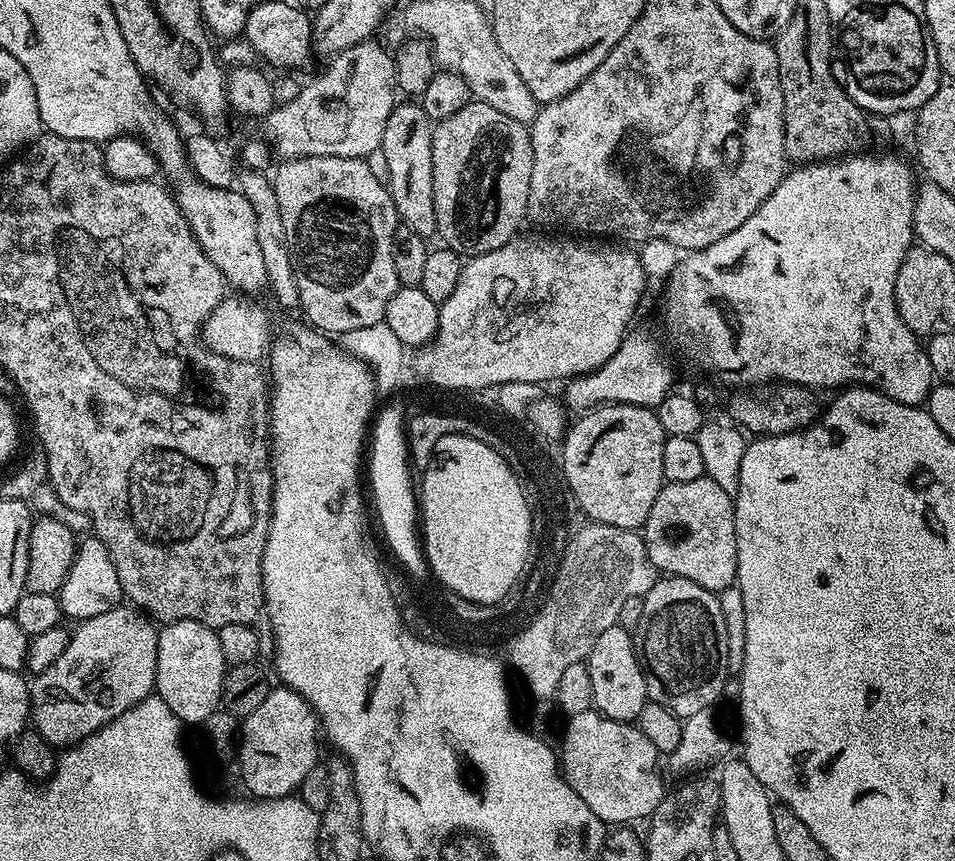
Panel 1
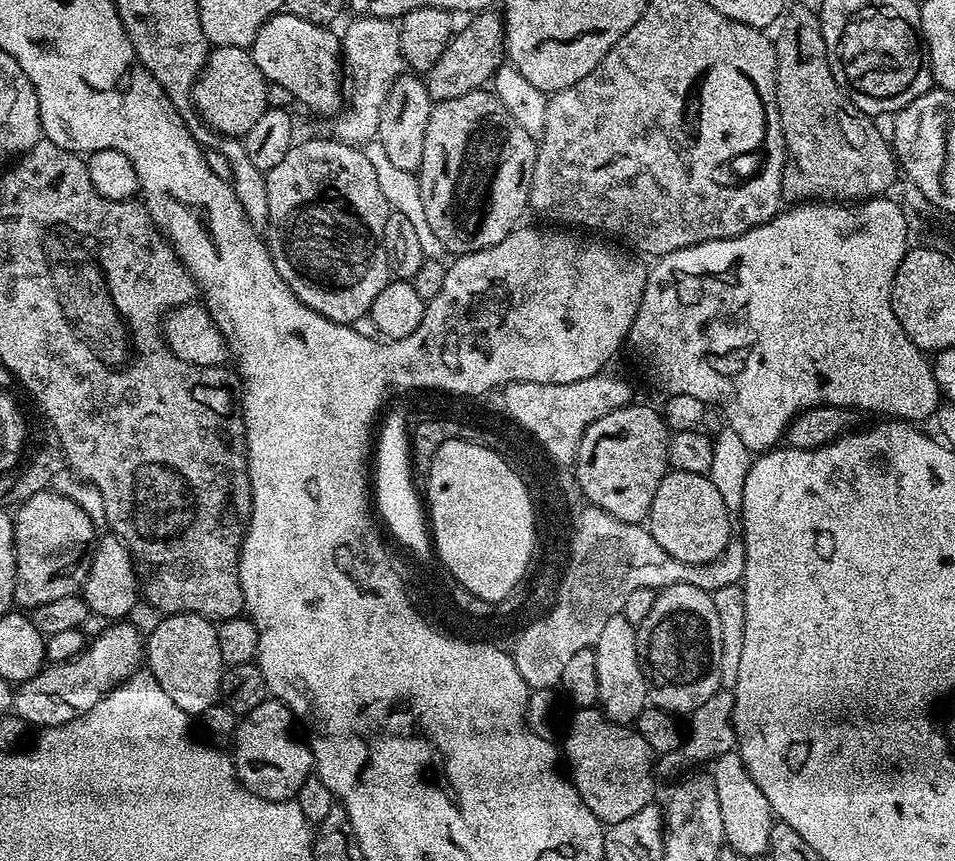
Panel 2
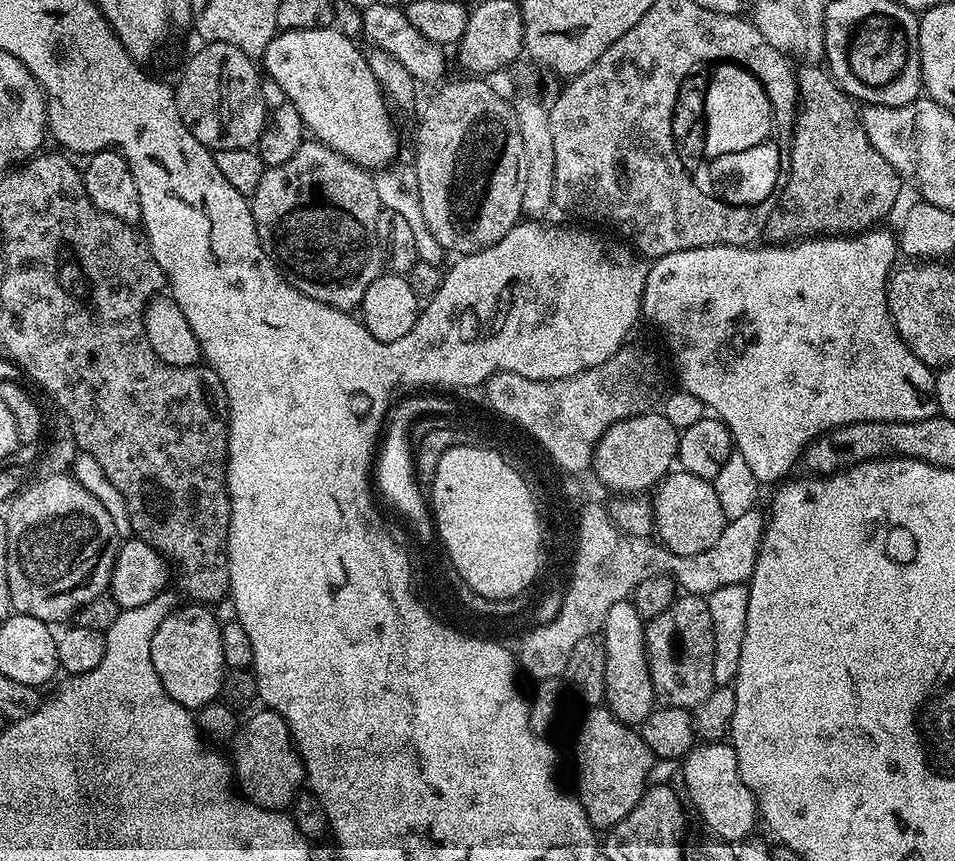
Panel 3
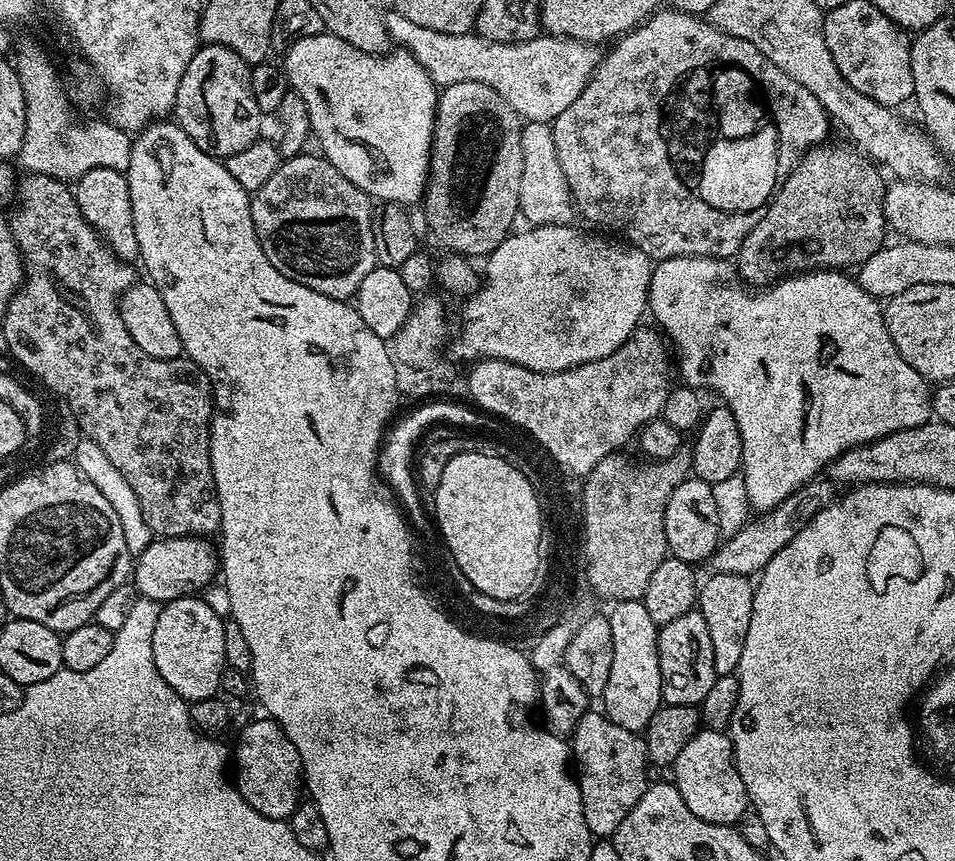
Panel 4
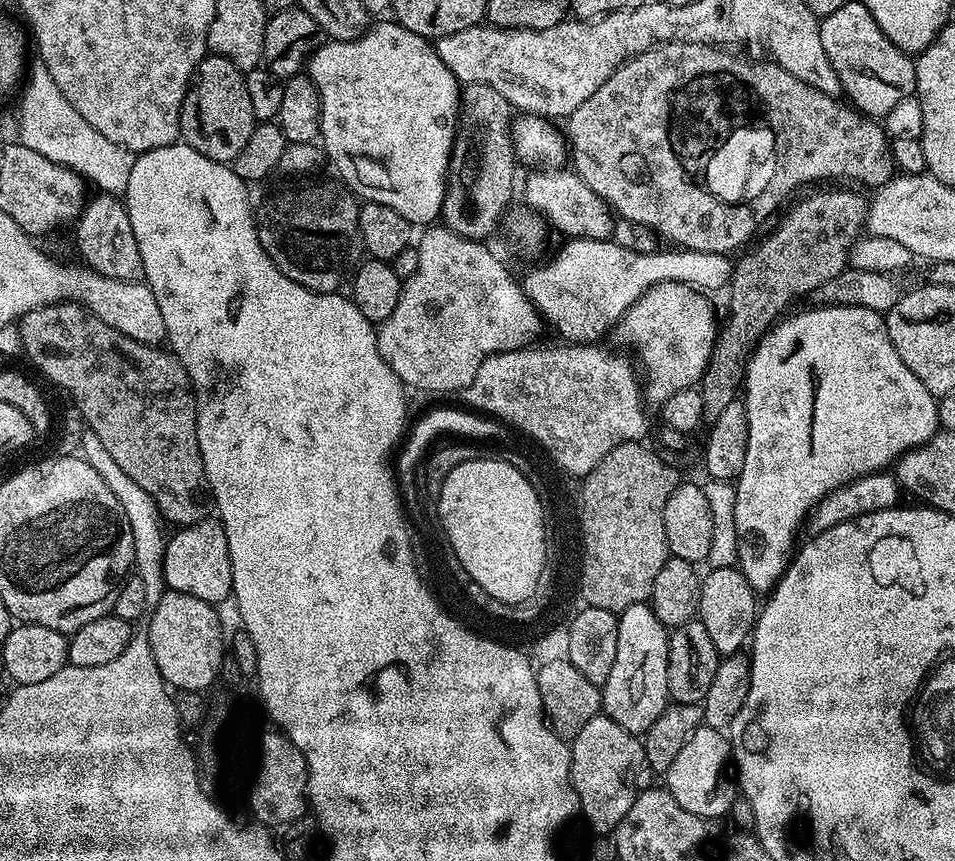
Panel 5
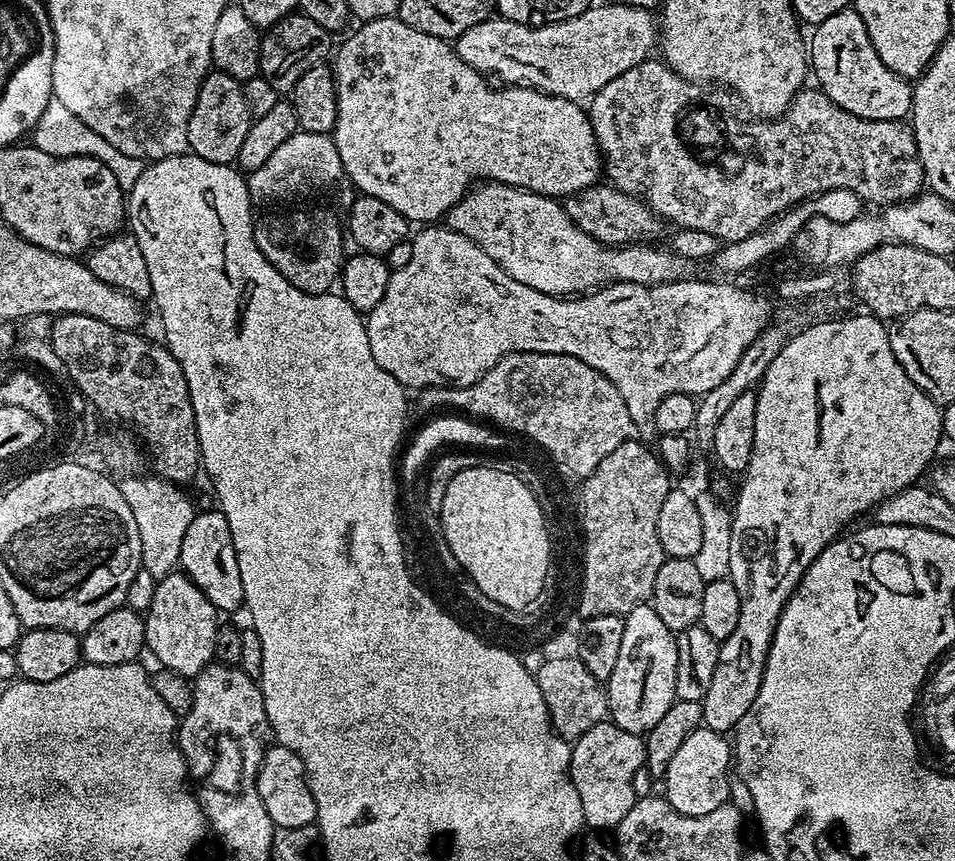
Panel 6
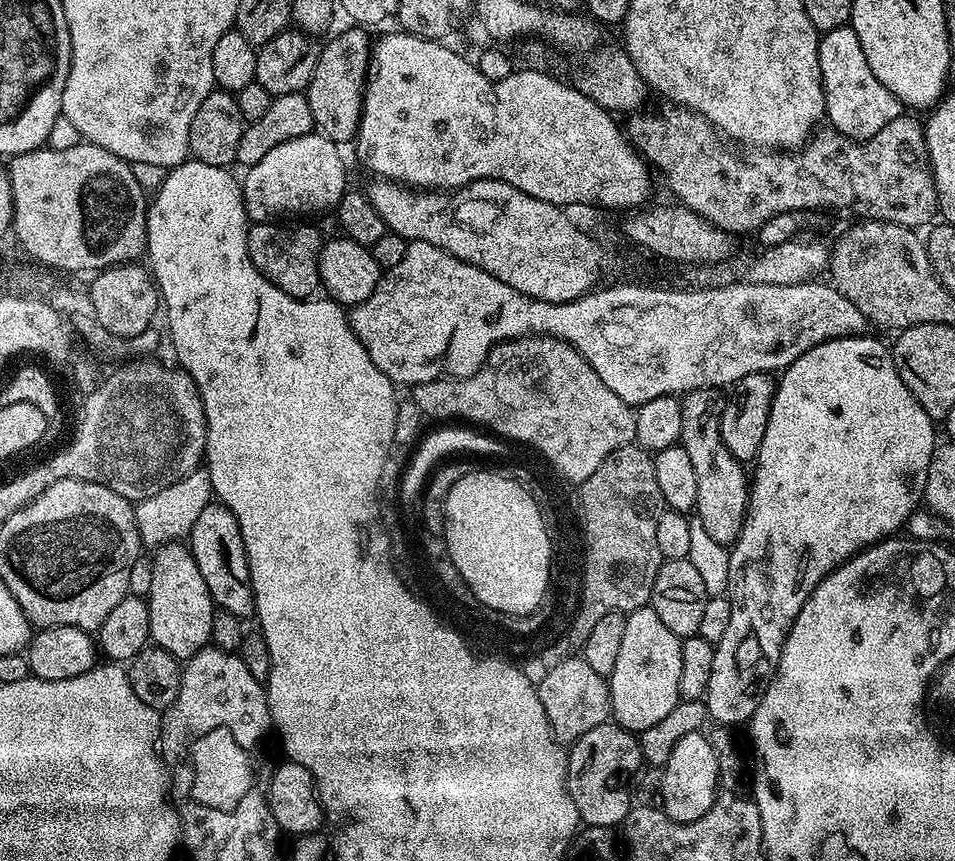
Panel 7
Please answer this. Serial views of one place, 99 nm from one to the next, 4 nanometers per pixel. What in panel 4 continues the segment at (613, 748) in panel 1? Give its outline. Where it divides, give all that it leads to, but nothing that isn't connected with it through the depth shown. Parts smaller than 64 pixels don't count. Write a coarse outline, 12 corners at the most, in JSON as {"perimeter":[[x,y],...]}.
{"perimeter":[[589,710],[570,737],[582,814],[611,838],[650,783],[643,735]]}

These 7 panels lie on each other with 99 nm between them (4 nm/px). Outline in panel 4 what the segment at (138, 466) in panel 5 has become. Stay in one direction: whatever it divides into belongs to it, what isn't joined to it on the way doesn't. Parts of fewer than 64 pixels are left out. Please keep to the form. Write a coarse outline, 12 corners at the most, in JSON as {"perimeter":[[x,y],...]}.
{"perimeter":[[53,176],[10,212],[8,352],[153,537],[211,537],[212,383],[150,358],[137,283]]}

